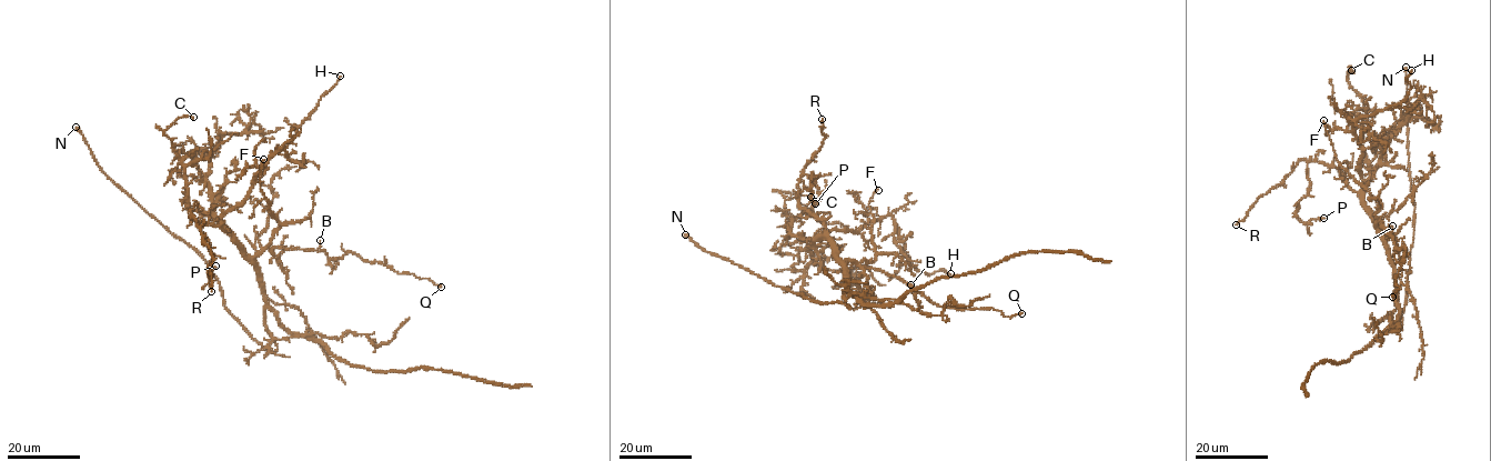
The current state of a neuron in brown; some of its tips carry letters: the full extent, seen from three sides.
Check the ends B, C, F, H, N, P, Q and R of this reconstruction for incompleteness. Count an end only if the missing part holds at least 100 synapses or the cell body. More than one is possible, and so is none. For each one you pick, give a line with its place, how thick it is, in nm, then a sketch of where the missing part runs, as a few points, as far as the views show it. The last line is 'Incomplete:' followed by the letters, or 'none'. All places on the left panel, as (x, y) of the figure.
N: place (76, 127); calibre 380 nm
Incomplete: N

